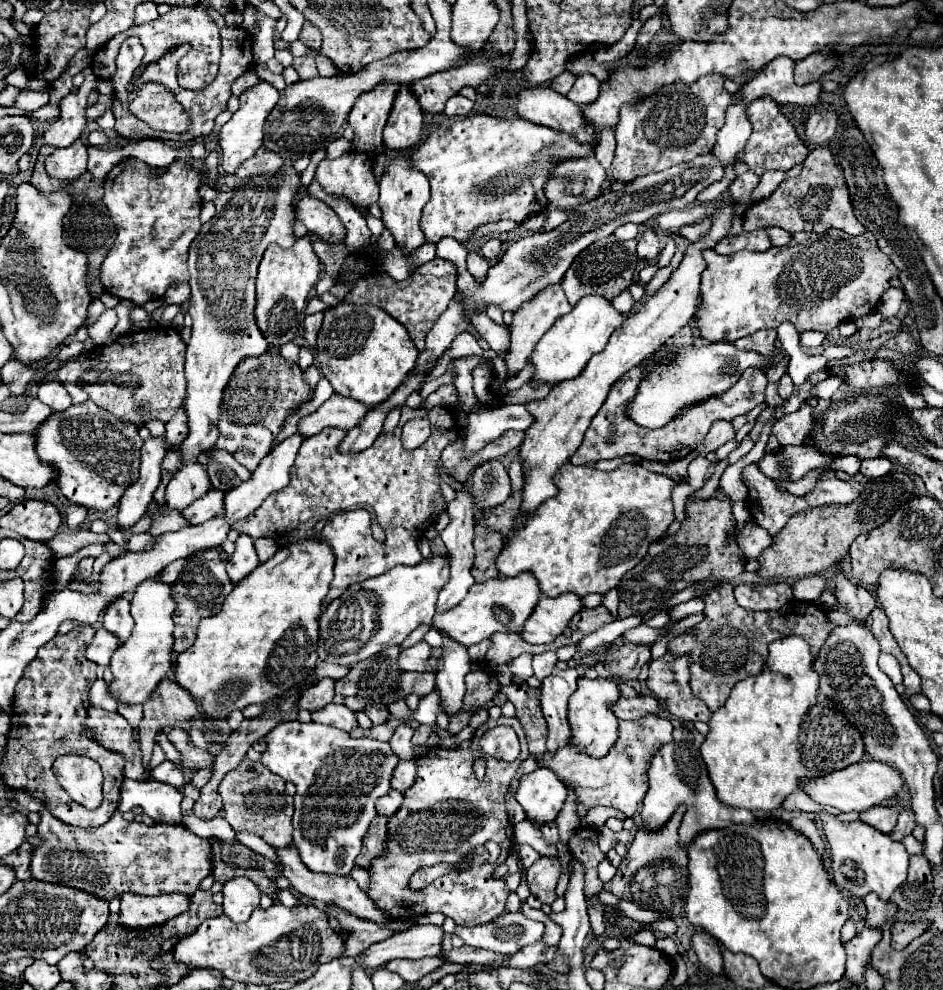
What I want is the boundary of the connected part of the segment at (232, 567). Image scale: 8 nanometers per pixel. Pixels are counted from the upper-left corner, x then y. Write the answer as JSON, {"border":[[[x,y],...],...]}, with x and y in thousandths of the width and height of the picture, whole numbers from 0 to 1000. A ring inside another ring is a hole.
{"border":[[[253,539],[253,543],[249,545],[249,558],[241,568],[241,580],[245,588],[251,590],[253,586],[258,586],[264,578],[273,574],[273,570],[275,566],[273,566],[273,558],[270,558],[266,541]]]}

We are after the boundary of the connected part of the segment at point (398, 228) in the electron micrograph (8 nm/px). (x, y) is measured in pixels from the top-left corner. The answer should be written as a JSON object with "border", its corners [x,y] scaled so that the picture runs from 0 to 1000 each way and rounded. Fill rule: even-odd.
{"border":[[[423,156],[404,178],[404,194],[400,206],[406,214],[408,230],[417,236],[421,248],[427,251],[429,255],[438,255],[442,248],[451,246],[451,238],[444,230],[444,222],[446,222],[449,208],[455,204],[455,194],[457,194],[455,180],[449,174],[442,174],[438,170],[436,160],[429,156]]]}

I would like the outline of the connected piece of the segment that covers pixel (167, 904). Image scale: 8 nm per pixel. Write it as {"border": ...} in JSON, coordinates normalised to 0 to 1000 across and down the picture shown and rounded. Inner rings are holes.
{"border":[[[133,903],[128,905],[128,933],[137,937],[171,935],[196,921],[198,915],[198,903],[171,903],[160,907],[143,907],[143,903]]]}

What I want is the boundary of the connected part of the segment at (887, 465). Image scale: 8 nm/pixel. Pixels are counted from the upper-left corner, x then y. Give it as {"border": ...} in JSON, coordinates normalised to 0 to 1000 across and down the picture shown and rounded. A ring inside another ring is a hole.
{"border":[[[938,461],[922,463],[922,465],[915,465],[915,467],[913,467],[913,477],[915,477],[915,481],[919,481],[919,483],[934,483],[934,481],[938,481],[943,475],[945,475],[945,465],[938,463]]]}

